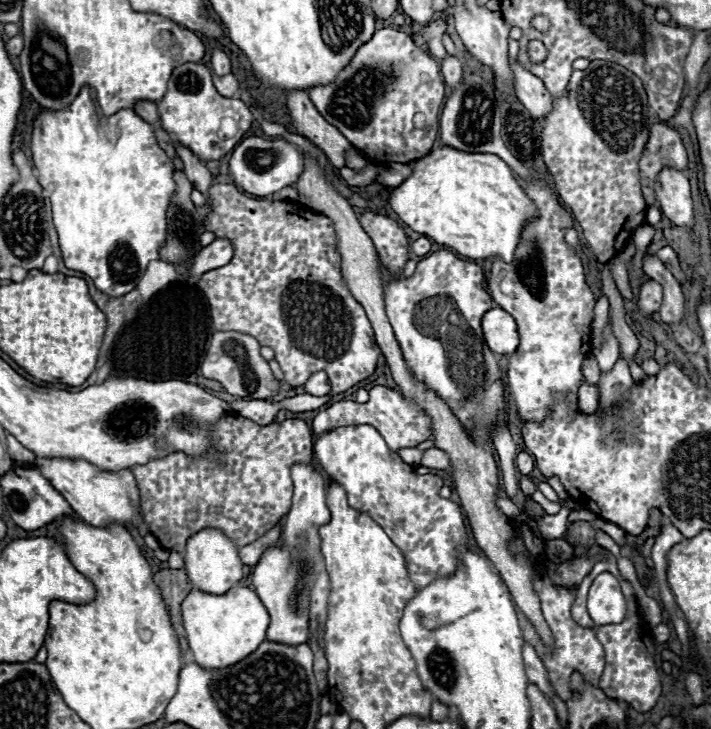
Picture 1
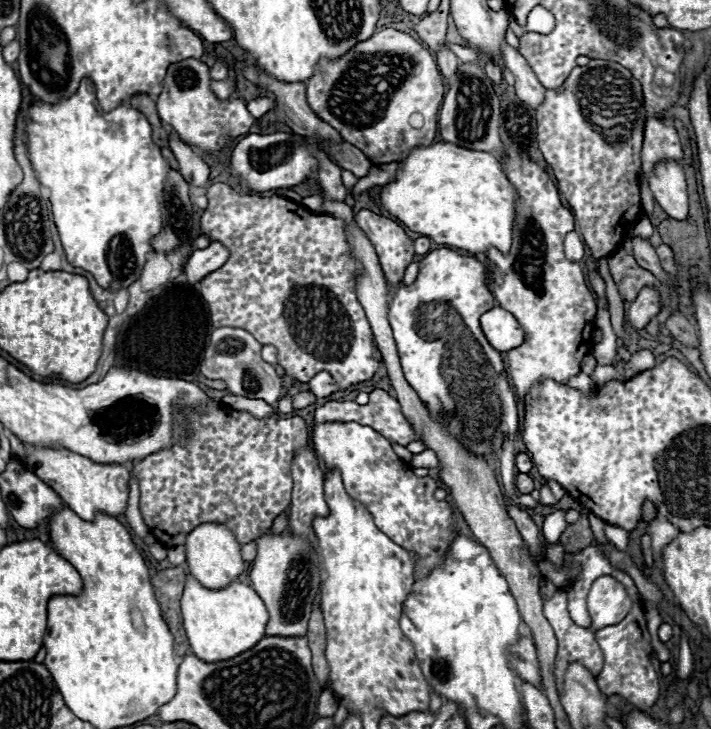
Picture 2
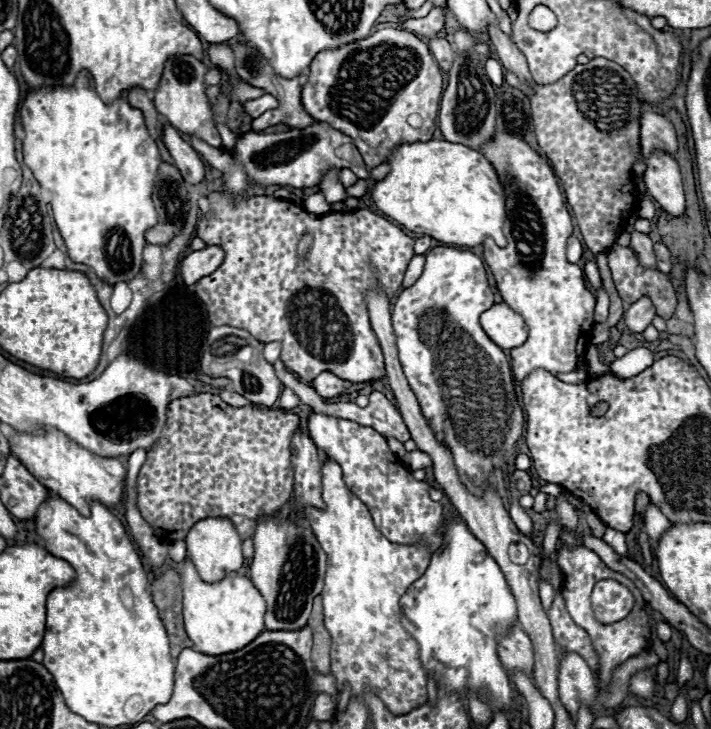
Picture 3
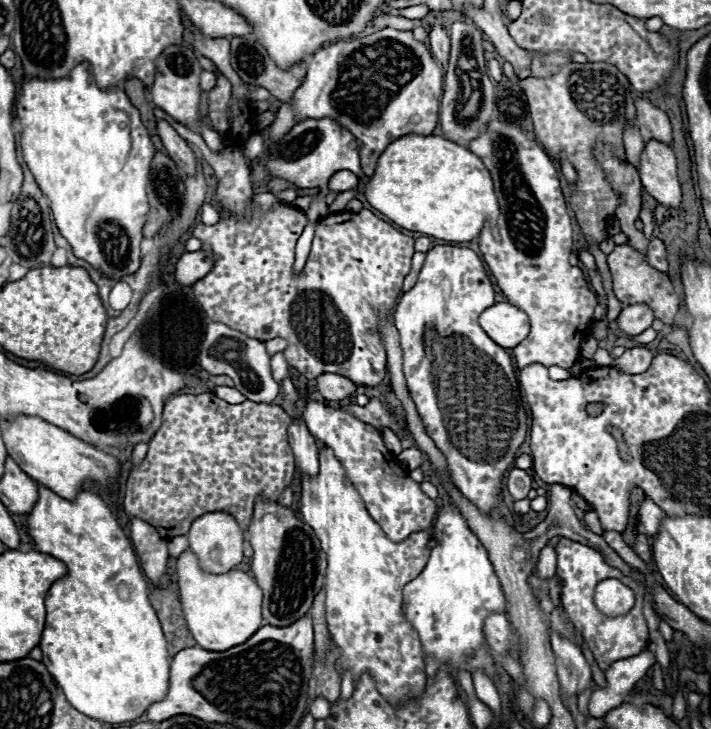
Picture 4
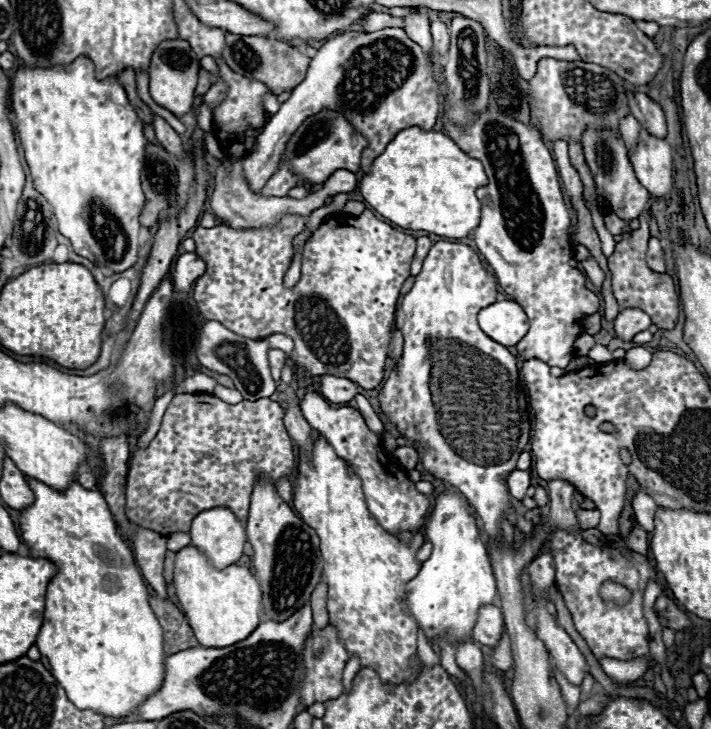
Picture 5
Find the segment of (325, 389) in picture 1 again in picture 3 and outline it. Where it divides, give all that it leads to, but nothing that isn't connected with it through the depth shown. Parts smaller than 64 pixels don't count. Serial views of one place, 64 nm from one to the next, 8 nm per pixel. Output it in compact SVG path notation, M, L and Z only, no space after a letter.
M322 372L318 374L314 380L312 380L312 386L314 390L322 396L322 398L338 398L346 388L350 388L350 382L338 378L336 374L332 372Z

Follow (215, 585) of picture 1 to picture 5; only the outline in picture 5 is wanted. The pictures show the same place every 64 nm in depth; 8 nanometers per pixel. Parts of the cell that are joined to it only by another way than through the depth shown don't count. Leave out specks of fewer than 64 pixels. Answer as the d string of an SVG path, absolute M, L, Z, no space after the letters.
M224 506L200 512L190 528L192 544L200 548L216 568L236 564L246 544L244 524Z

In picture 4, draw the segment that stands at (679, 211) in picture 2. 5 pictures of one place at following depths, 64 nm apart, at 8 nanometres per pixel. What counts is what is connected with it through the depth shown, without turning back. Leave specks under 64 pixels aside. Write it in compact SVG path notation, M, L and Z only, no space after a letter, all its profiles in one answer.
M646 142L640 164L636 166L644 190L668 208L678 208L682 202L682 190L676 174L676 156L664 142Z

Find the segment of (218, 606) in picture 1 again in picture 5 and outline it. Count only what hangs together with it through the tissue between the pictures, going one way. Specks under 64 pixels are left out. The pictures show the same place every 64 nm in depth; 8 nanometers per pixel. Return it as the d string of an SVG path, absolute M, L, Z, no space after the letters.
M192 544L176 552L174 588L178 602L202 646L232 646L240 640L246 640L260 624L258 610L262 592L258 580L250 574L250 570L236 564L218 570L210 564L208 556Z

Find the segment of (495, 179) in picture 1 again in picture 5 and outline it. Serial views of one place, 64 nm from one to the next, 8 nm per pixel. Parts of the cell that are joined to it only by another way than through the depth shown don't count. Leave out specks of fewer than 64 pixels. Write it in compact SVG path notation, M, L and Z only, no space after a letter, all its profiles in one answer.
M410 126L400 130L386 150L372 162L370 172L360 180L360 192L376 212L402 228L426 230L444 238L464 238L480 222L480 200L476 198L476 188L484 184L488 184L488 178L482 164L462 152L450 136L444 132L426 132L418 126Z

